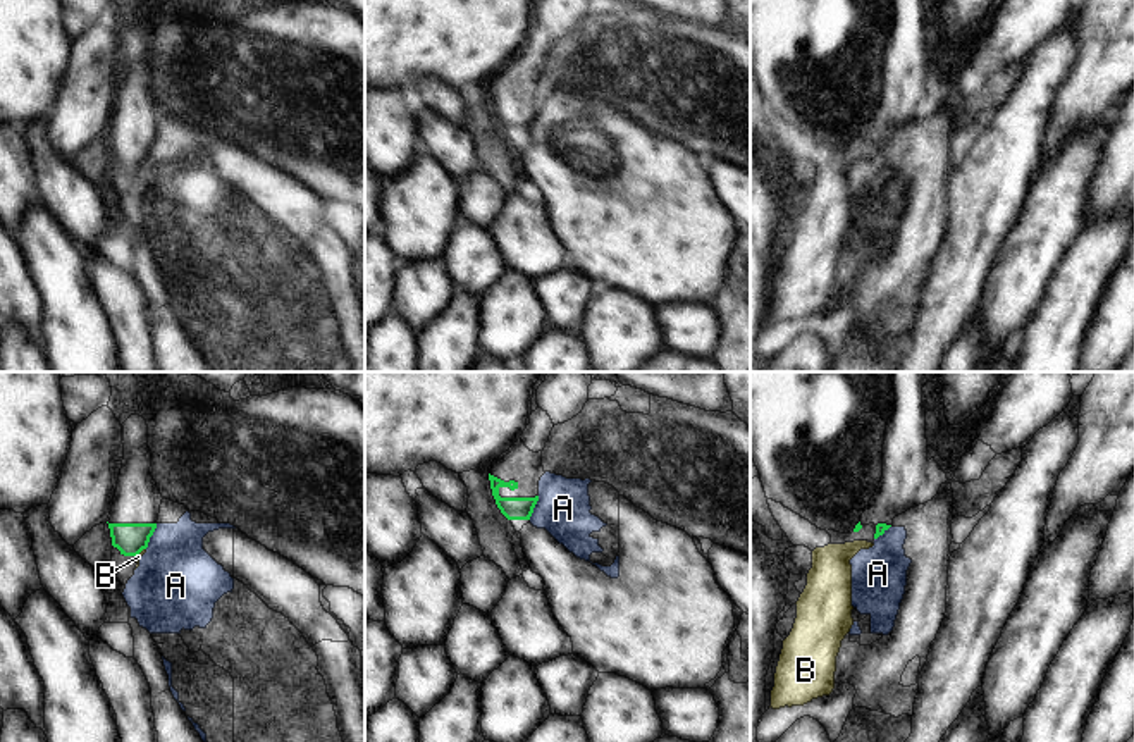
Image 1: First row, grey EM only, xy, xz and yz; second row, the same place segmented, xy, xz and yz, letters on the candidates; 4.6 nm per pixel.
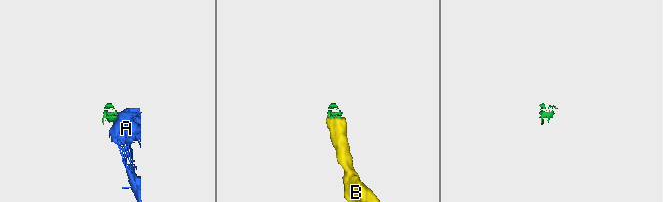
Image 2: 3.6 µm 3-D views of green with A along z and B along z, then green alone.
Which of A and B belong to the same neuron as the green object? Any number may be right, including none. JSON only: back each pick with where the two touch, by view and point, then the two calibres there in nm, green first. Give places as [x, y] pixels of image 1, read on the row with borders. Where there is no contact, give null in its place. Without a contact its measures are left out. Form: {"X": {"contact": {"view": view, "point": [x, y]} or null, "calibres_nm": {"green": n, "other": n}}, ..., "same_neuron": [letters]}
{"B": {"contact": {"view": "xy", "point": [140, 551]}, "calibres_nm": {"green": 150, "other": 20}}, "same_neuron": ["B"]}

